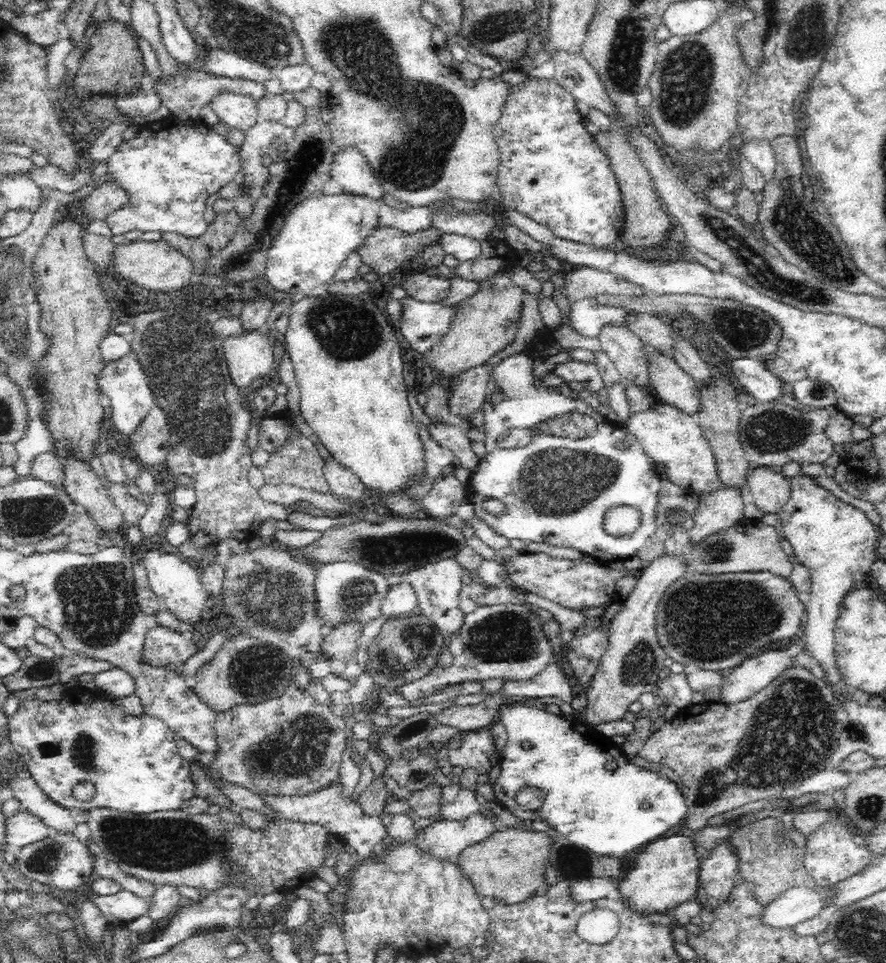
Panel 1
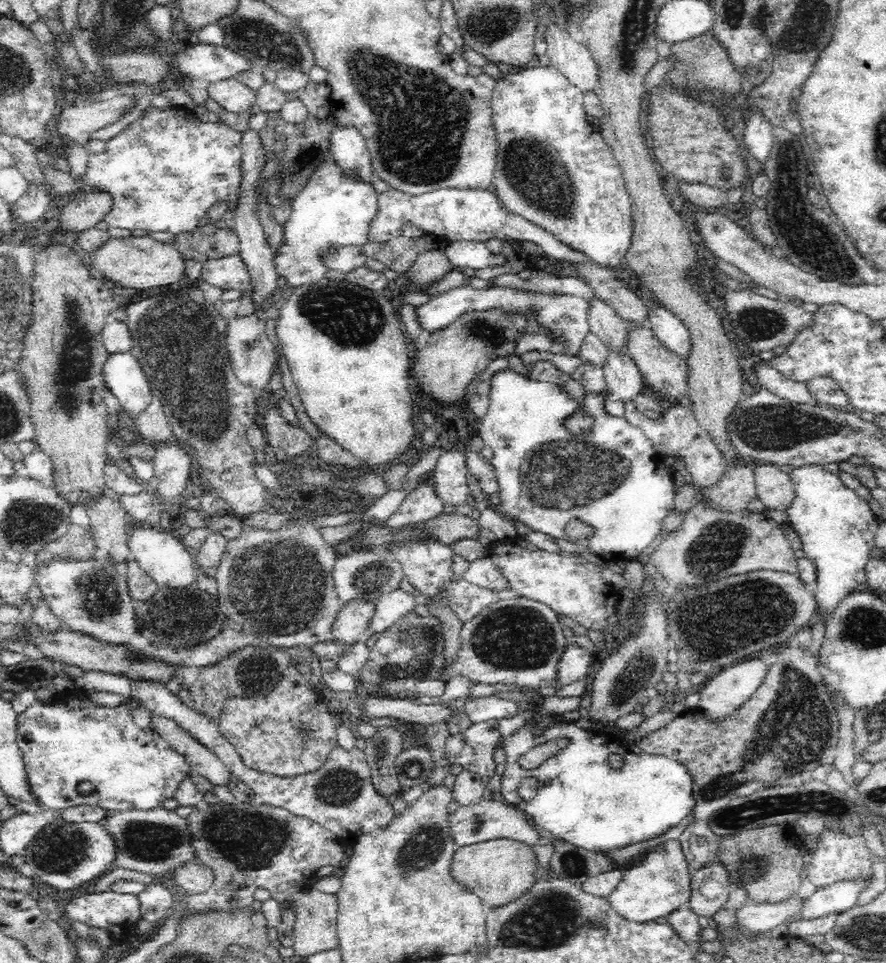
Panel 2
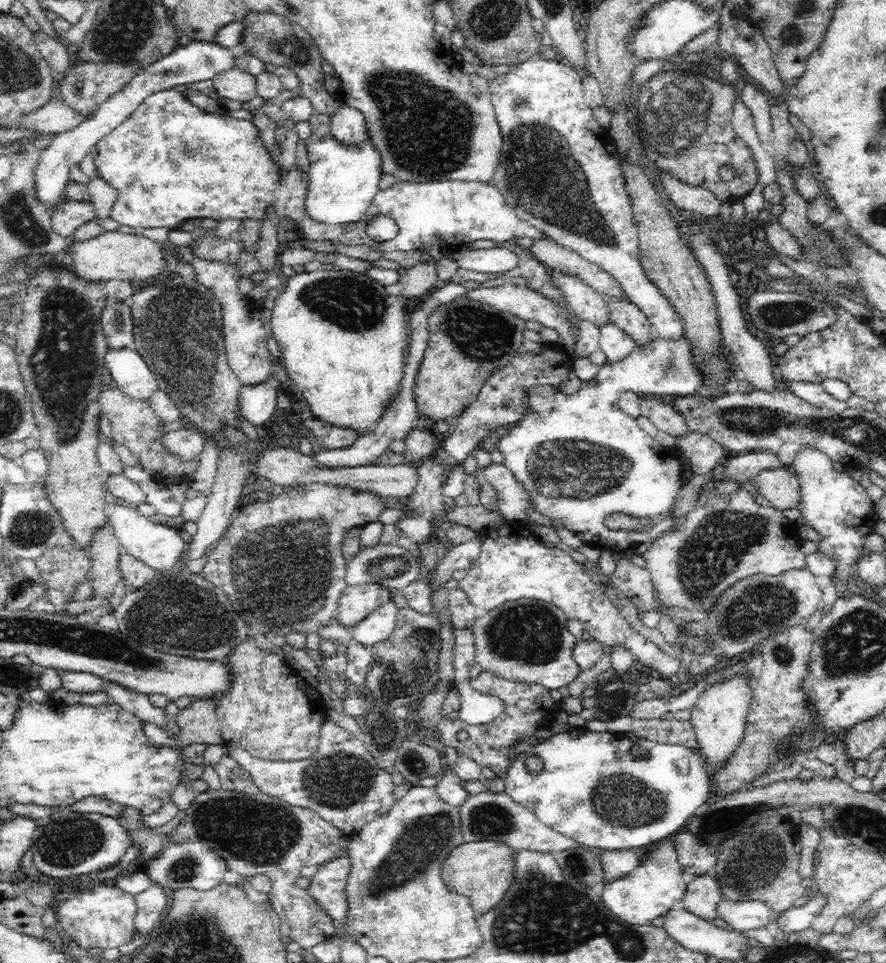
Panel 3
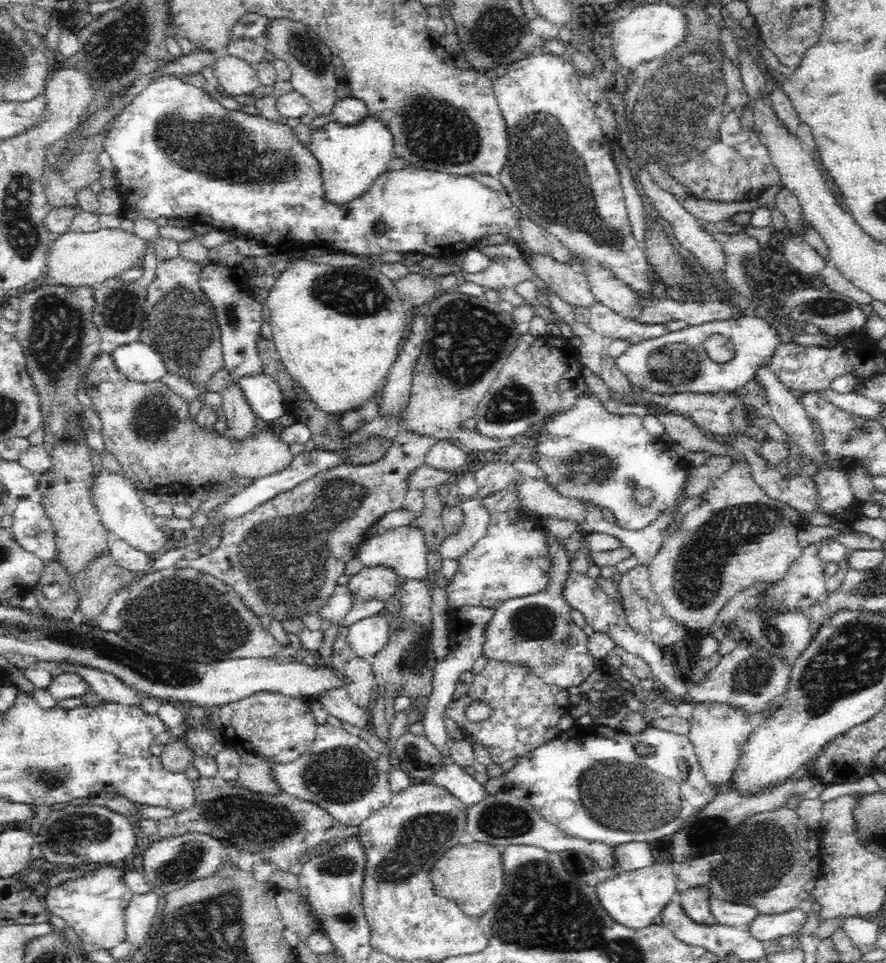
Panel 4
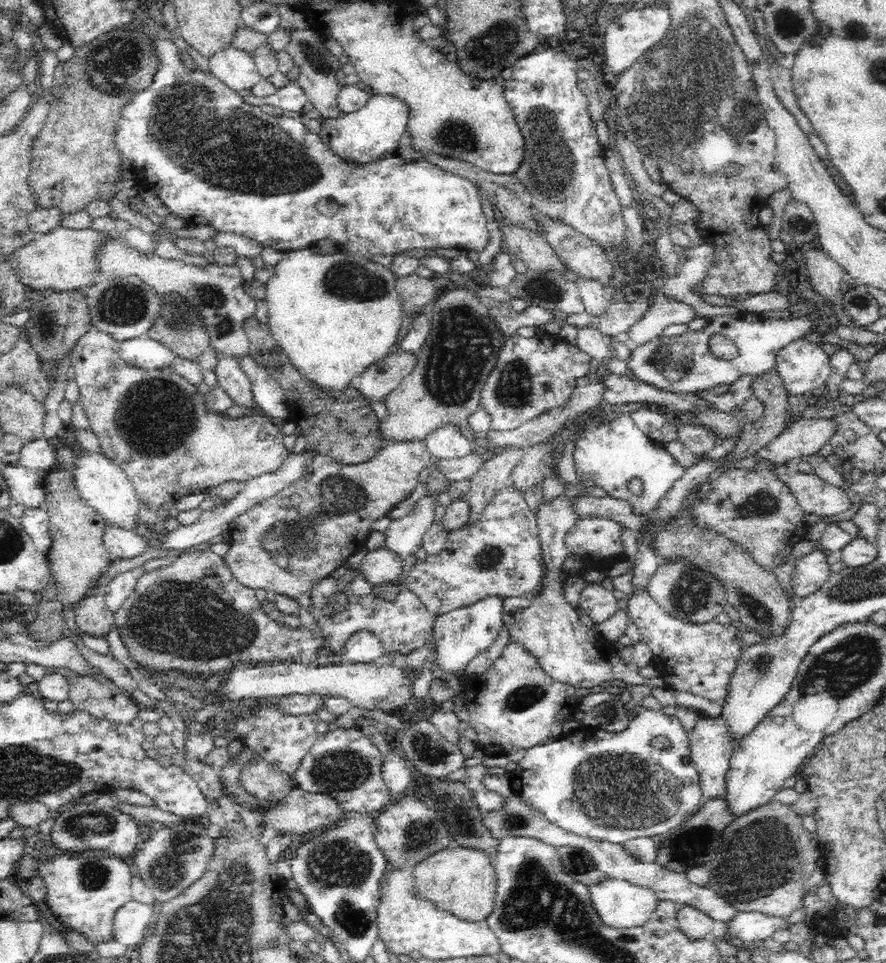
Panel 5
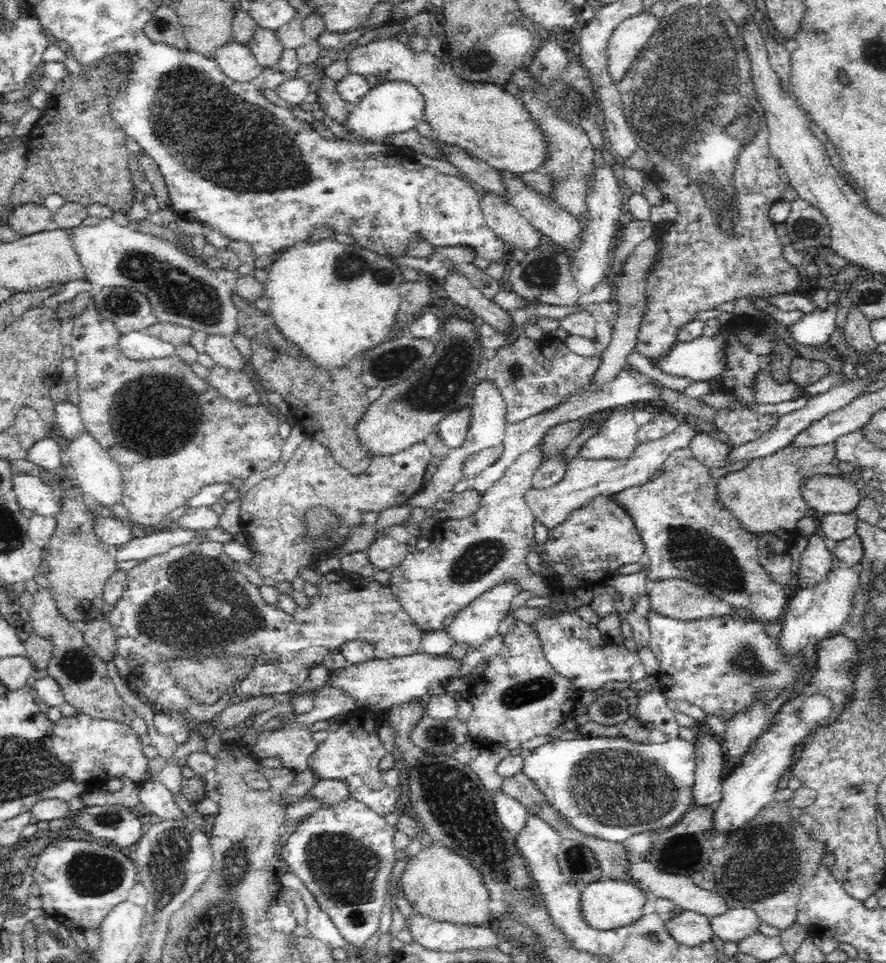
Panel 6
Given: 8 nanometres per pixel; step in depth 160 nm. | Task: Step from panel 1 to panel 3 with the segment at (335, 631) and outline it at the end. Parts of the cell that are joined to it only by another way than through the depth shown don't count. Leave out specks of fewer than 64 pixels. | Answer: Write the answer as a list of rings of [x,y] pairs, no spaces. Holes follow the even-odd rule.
[[[378,582],[347,586],[339,598],[339,609],[336,618],[345,626],[358,624],[372,612],[391,600],[391,590]]]

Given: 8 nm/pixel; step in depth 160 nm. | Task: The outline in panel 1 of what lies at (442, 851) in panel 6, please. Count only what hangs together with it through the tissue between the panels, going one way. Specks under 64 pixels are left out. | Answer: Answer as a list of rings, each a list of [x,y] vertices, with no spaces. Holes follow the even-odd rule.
[[[501,827],[491,838],[462,850],[457,858],[460,872],[471,882],[476,894],[490,897],[496,903],[514,905],[534,896],[536,890],[545,886],[545,868],[549,862],[549,848],[552,844],[549,833],[526,831],[522,828]]]

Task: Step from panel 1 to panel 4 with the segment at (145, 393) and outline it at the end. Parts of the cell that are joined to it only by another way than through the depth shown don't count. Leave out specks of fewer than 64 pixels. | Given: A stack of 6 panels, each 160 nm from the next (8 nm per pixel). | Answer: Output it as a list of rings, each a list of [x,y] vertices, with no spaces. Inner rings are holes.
[[[130,342],[112,350],[116,367],[131,379],[155,381],[161,380],[166,374],[164,358],[154,346],[148,346],[144,342]]]

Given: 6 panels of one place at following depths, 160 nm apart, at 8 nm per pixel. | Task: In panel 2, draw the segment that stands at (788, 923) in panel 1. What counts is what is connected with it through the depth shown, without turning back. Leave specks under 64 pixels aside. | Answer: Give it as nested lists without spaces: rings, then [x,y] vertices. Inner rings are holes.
[[[798,900],[788,904],[746,902],[734,911],[735,922],[748,928],[752,933],[765,933],[774,928],[781,928],[788,916],[798,914]]]

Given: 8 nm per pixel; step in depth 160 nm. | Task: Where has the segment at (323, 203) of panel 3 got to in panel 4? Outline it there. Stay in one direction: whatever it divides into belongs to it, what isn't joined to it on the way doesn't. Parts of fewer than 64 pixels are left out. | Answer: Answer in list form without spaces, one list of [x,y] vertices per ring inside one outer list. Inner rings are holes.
[[[367,114],[353,124],[331,120],[321,128],[313,128],[309,148],[322,165],[328,199],[334,203],[346,203],[364,194],[370,183],[386,170],[388,162],[394,158],[394,135],[382,117]]]

